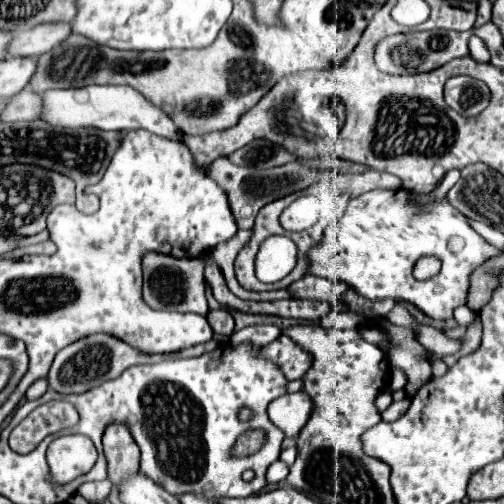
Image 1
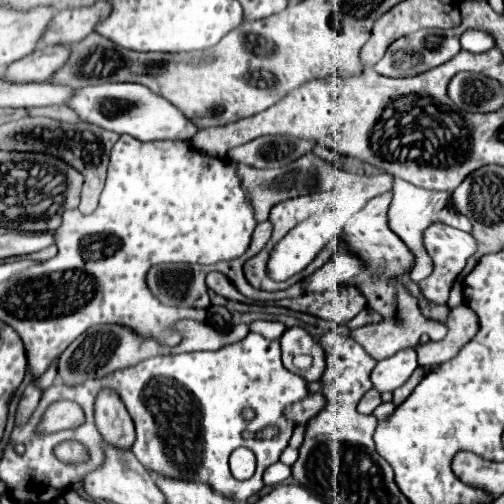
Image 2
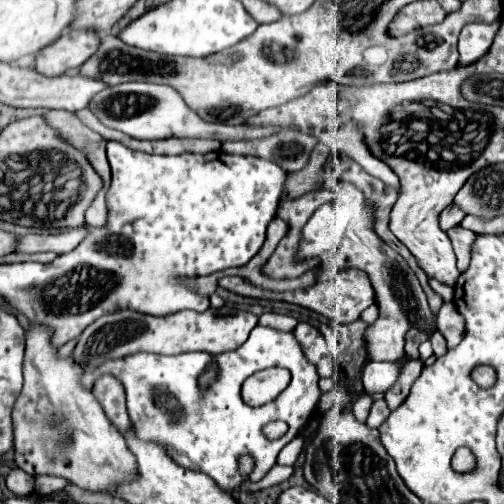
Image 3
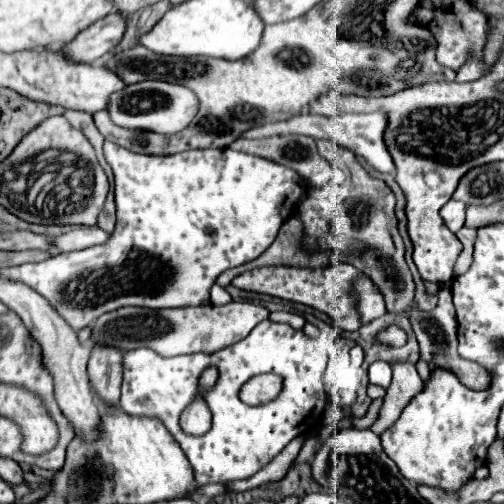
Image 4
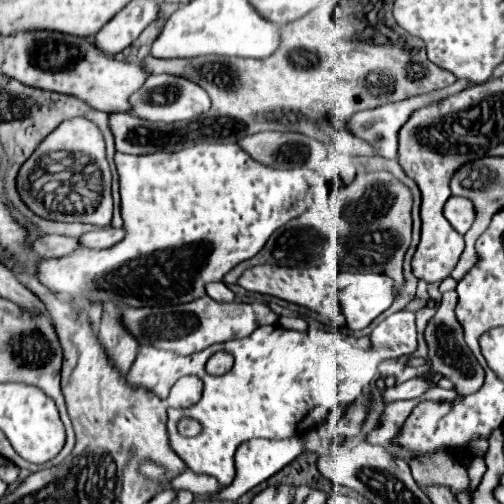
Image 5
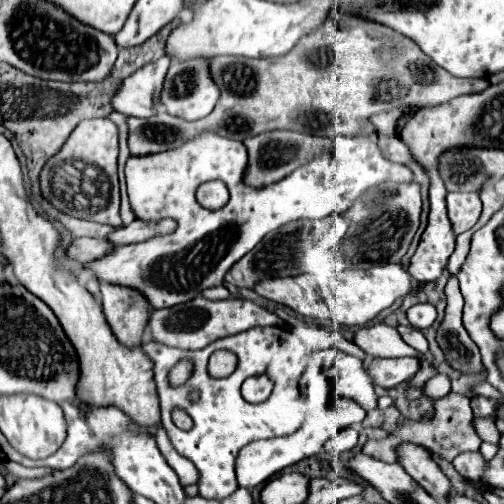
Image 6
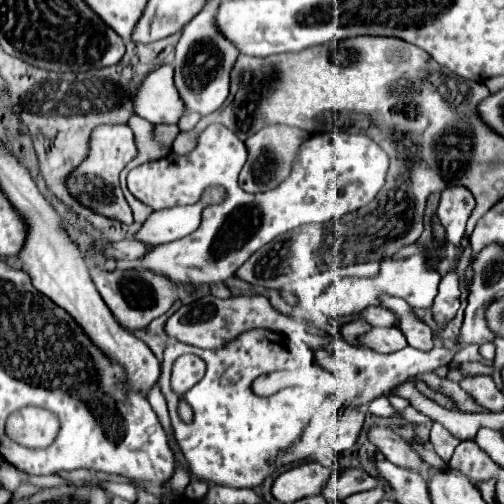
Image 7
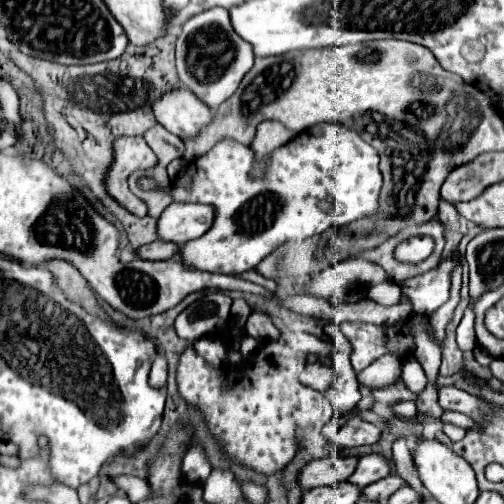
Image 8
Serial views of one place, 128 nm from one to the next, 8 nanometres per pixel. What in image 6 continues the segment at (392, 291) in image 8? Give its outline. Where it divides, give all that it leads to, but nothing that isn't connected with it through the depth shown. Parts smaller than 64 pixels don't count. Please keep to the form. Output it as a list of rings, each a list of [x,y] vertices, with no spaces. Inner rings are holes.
[[[398,326],[398,332],[404,338],[404,342],[410,344],[412,348],[416,348],[416,350],[428,350],[428,342],[426,342],[424,334],[418,328],[414,328],[414,326]]]

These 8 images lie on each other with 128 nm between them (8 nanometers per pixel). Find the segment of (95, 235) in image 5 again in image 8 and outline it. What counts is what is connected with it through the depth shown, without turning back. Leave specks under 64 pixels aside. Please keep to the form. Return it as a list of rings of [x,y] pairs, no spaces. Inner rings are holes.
[[[170,204],[158,218],[158,236],[166,242],[186,244],[188,240],[204,236],[214,224],[214,208],[204,204]]]

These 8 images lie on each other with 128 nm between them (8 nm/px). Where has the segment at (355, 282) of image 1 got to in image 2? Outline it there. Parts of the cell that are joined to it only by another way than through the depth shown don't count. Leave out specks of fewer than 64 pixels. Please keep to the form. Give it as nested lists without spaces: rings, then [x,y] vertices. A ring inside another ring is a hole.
[[[390,188],[384,194],[372,198],[360,212],[356,212],[348,220],[348,224],[344,226],[342,238],[352,246],[352,250],[360,258],[364,258],[380,274],[384,274],[384,276],[402,276],[406,270],[410,270],[414,266],[414,258],[412,258],[410,250],[404,246],[404,242],[386,224],[386,210],[388,210],[388,204],[390,204],[392,196],[393,192]],[[436,222],[436,224],[432,224],[432,226],[428,226],[424,230],[424,248],[430,254],[430,258],[434,260],[434,272],[432,272],[430,278],[426,278],[426,280],[420,282],[422,294],[430,302],[446,304],[448,302],[448,294],[450,294],[450,288],[452,288],[456,276],[462,272],[462,268],[466,264],[466,258],[476,250],[476,244],[474,244],[474,240],[472,240],[470,234],[466,234],[462,230],[456,230],[452,226],[446,226],[442,222]]]

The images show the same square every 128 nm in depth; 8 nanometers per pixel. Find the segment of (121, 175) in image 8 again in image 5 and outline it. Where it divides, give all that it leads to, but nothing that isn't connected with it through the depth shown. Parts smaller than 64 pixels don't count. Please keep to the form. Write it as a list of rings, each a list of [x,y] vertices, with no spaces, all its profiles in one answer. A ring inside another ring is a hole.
[[[88,118],[64,120],[64,124],[60,124],[24,162],[18,174],[18,188],[28,208],[42,218],[66,220],[66,222],[90,222],[94,226],[110,226],[112,174],[106,160],[106,144],[104,144],[104,136],[100,136],[100,128],[96,128],[96,124],[92,124]],[[90,196],[92,196],[92,212],[78,214],[76,212],[78,198],[90,200]],[[66,200],[68,200],[68,208],[62,208],[62,202]]]

